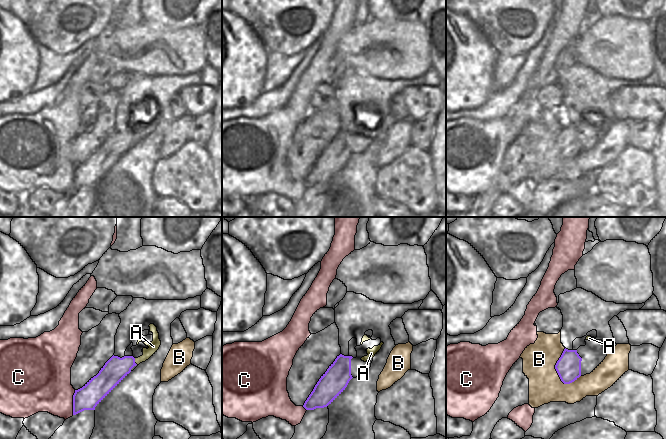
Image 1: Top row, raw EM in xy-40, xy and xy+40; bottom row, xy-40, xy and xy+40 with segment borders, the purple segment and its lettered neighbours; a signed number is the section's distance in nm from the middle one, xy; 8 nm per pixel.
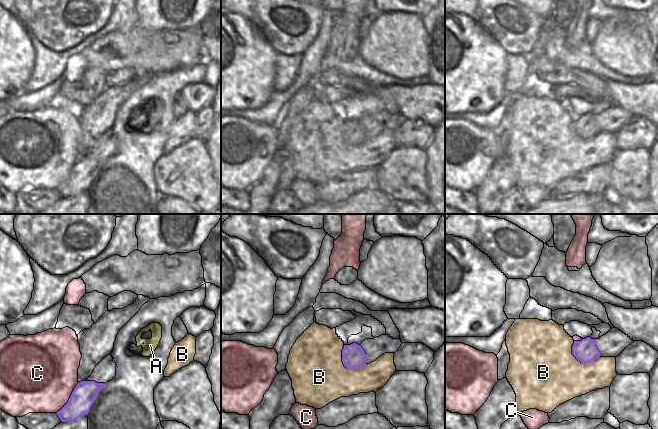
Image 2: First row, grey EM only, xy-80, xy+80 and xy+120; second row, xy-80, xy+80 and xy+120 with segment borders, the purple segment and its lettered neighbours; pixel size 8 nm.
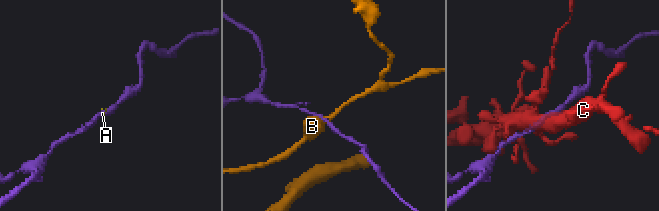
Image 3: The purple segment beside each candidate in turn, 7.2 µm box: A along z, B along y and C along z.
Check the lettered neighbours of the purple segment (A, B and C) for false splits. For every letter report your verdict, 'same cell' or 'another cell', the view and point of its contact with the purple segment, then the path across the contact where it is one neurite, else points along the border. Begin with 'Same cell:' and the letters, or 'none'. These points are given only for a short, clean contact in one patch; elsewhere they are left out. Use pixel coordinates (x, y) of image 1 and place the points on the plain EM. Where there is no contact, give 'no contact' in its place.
Same cell: none
A: another cell; contact xy-40 (134, 137); border xy-40 (134, 134), (137, 140)
B: another cell; contact xy+40 (555, 144)
C: another cell; contact xy-40 (73, 178)

